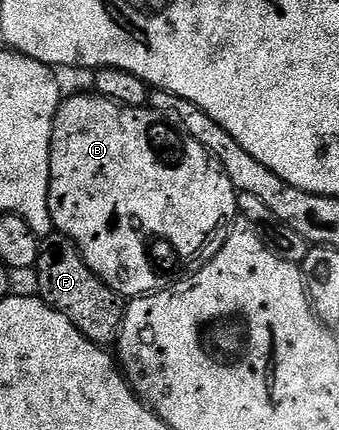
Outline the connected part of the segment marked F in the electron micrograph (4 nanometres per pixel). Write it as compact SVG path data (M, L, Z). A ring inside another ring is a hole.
M50 234L41 240L41 253L35 269L40 299L59 314L71 318L71 322L91 342L109 346L120 337L123 319L123 300L110 290L87 266L73 241L60 234Z

